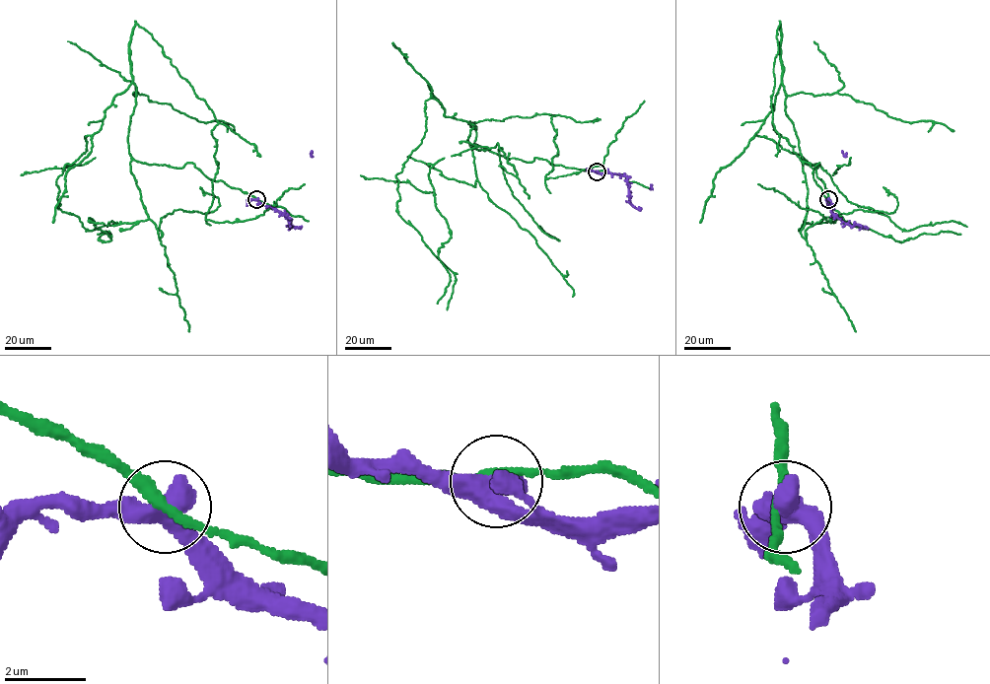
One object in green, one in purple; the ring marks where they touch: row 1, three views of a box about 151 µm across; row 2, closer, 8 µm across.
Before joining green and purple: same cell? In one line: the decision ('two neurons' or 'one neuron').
two neurons

